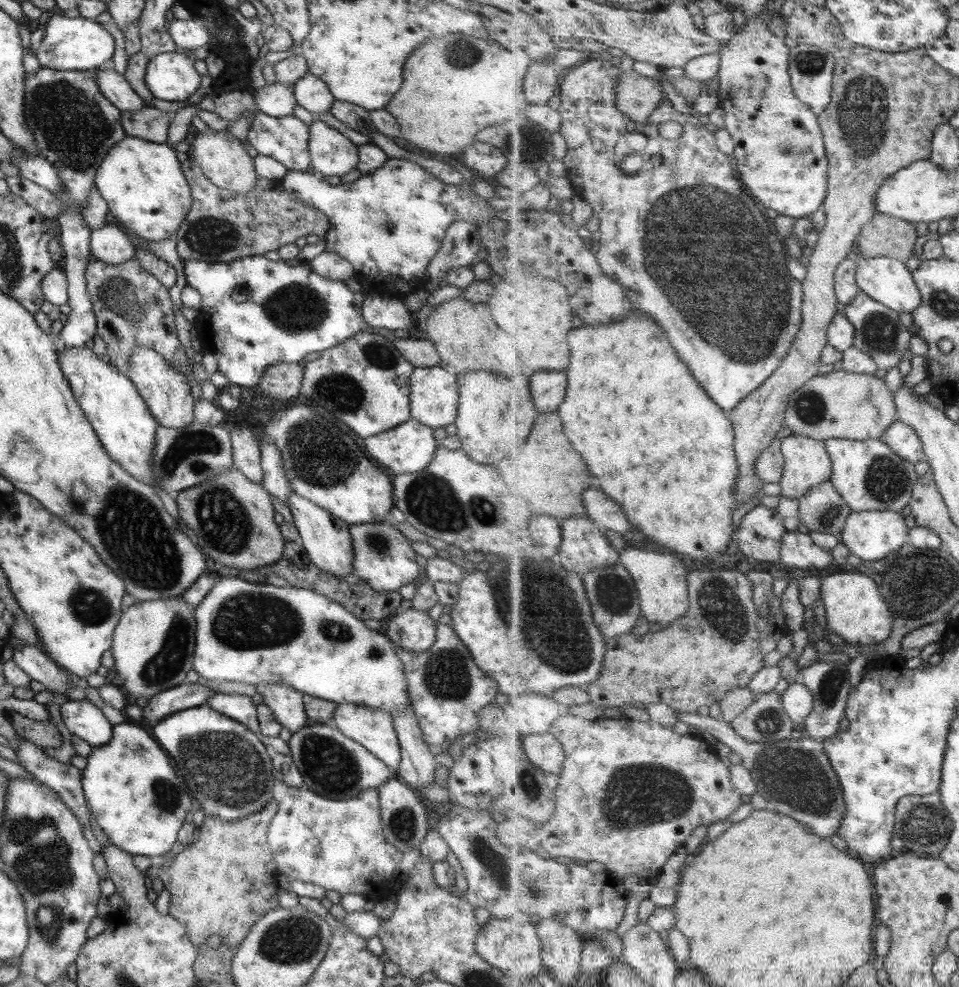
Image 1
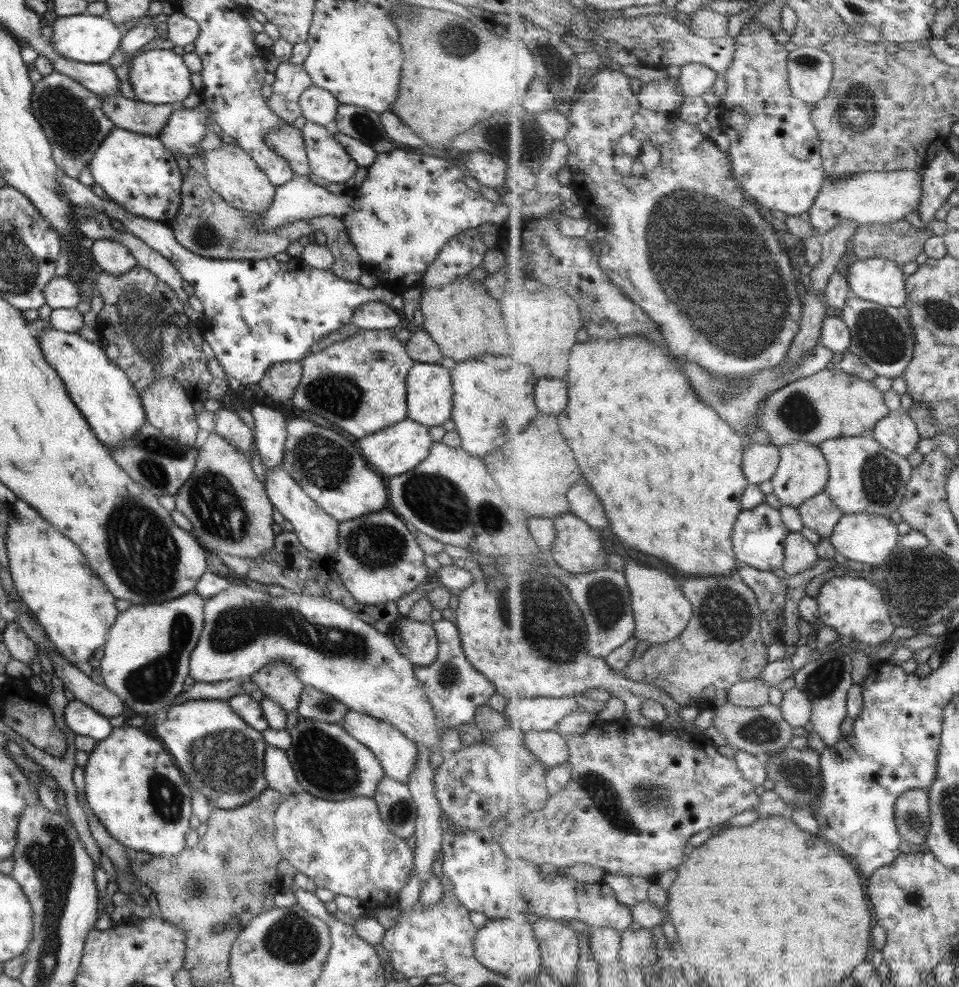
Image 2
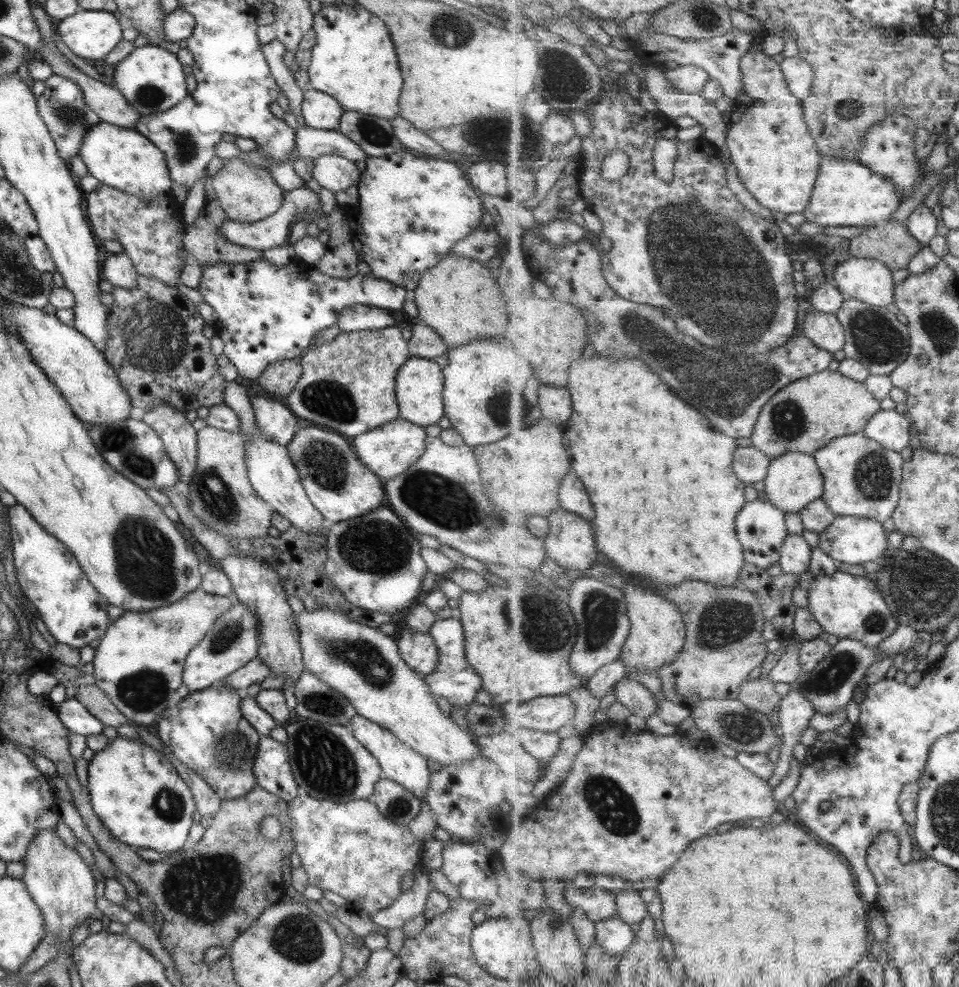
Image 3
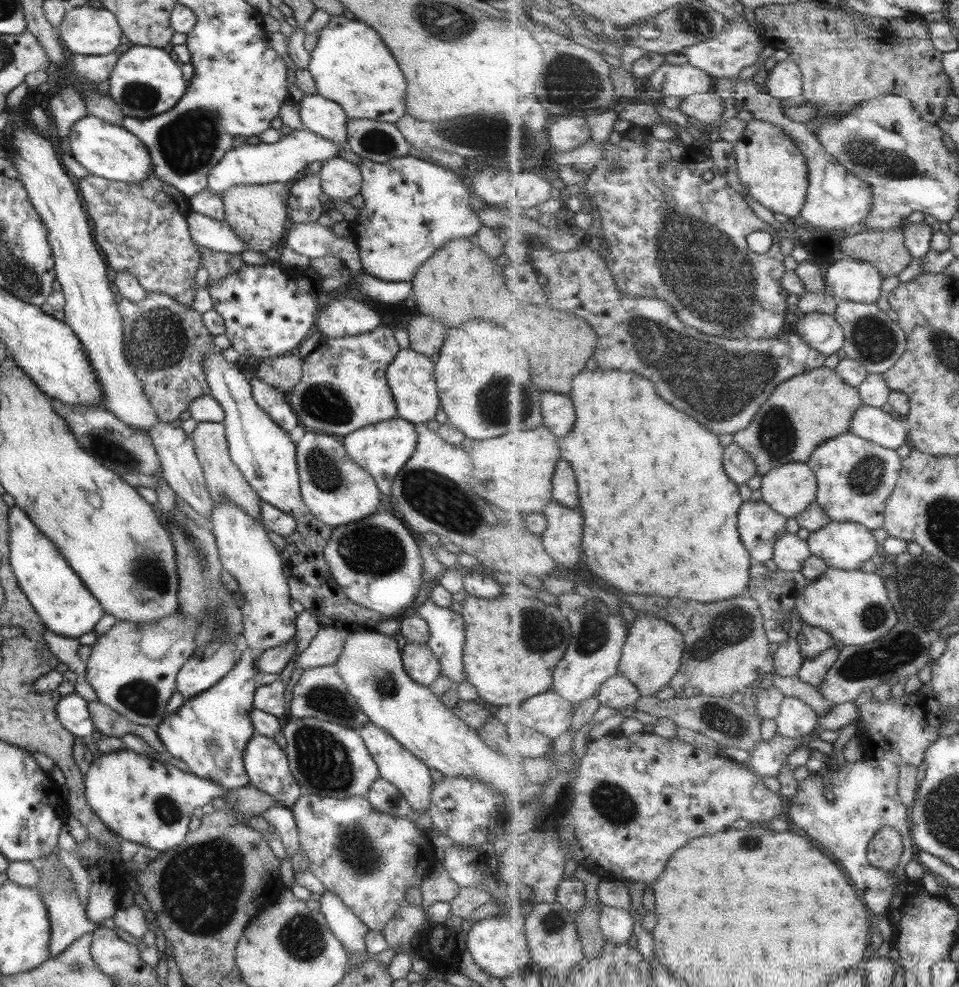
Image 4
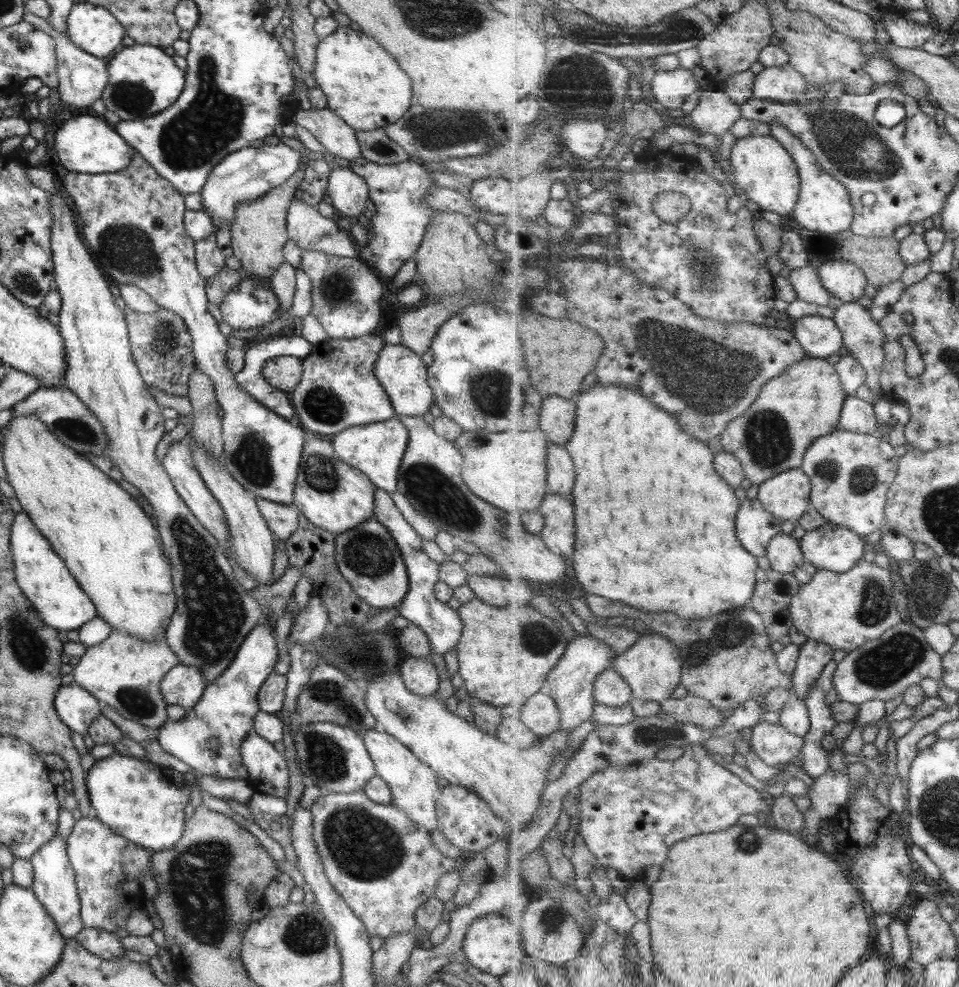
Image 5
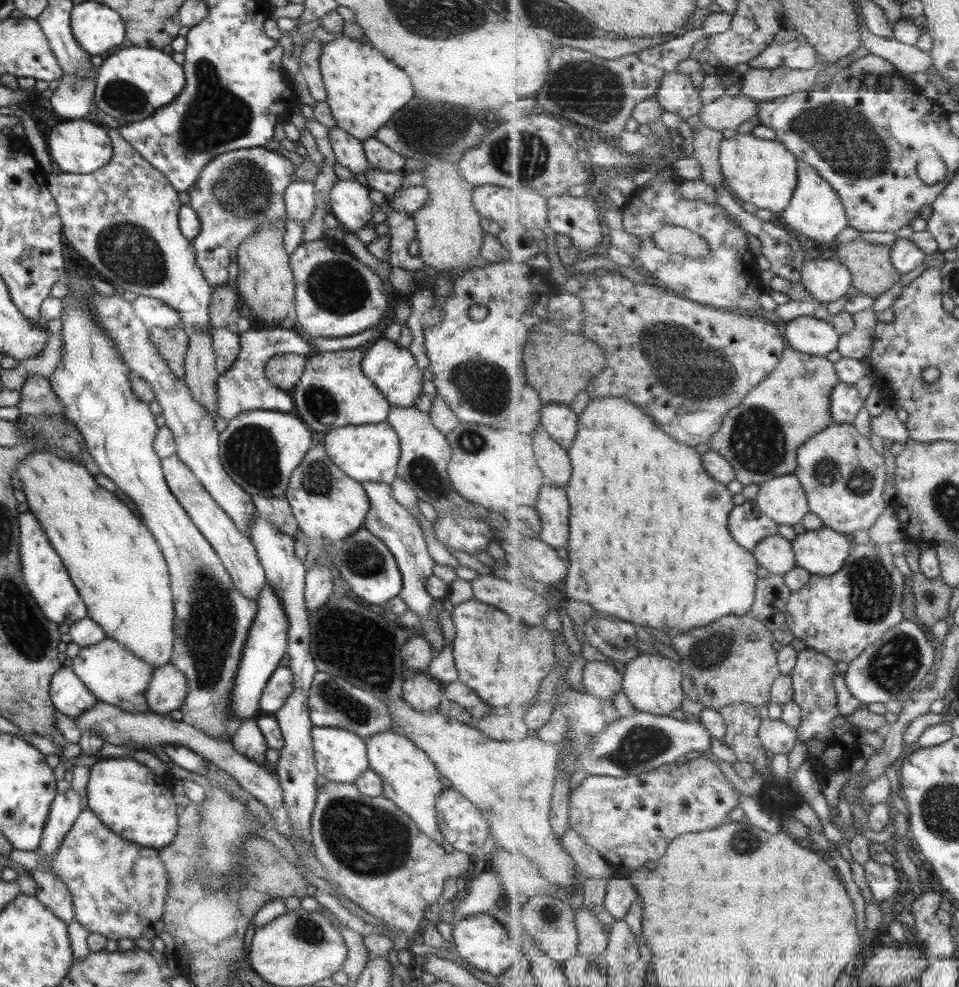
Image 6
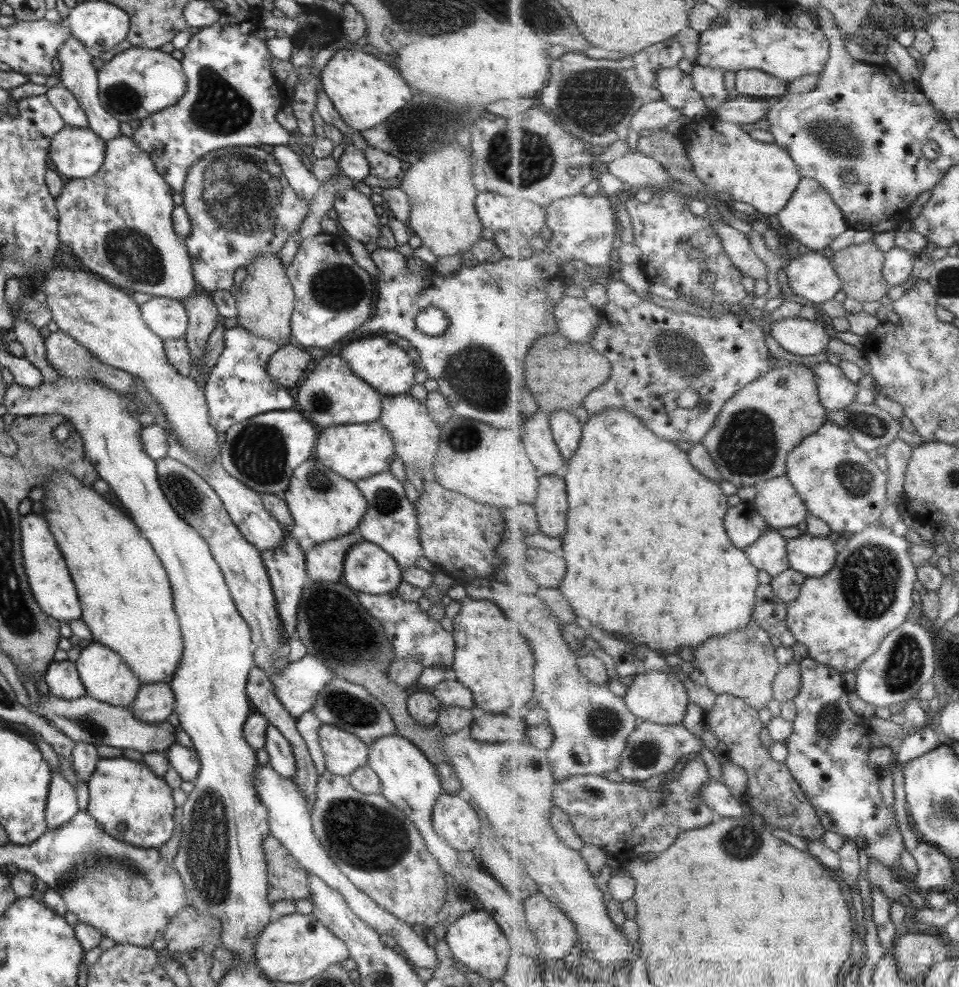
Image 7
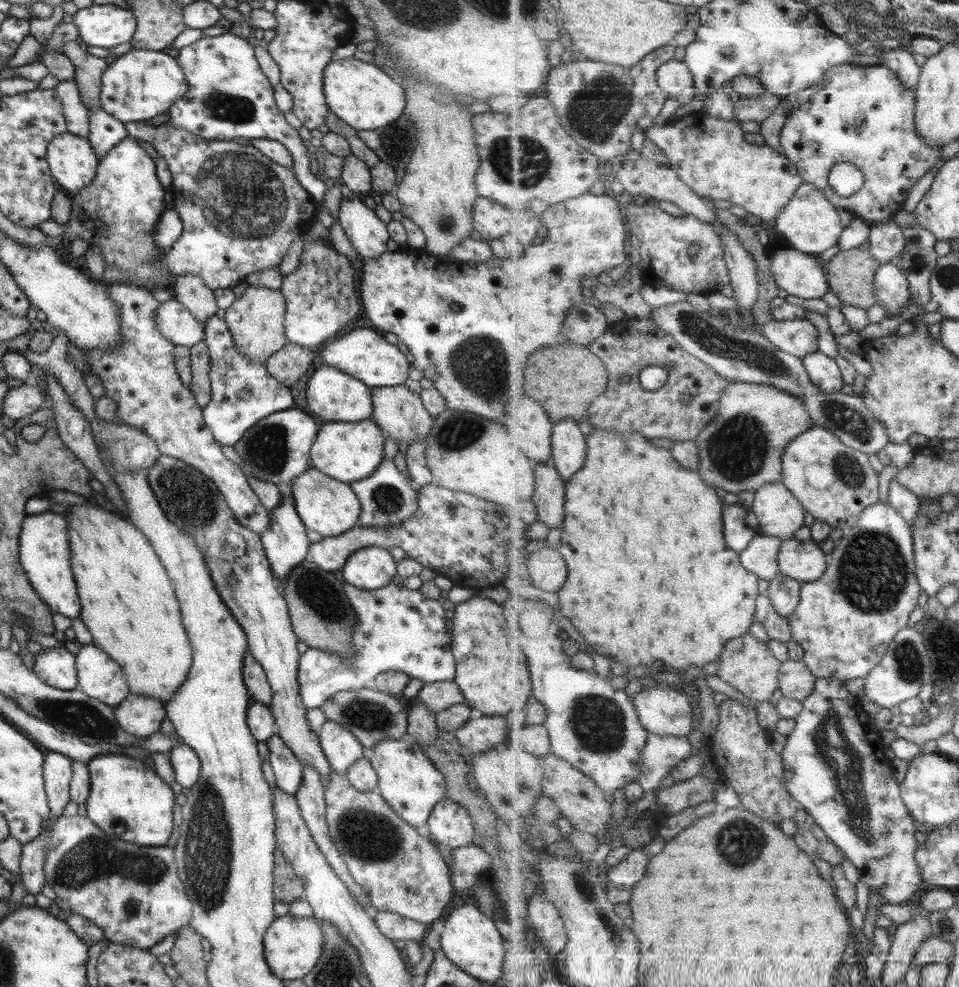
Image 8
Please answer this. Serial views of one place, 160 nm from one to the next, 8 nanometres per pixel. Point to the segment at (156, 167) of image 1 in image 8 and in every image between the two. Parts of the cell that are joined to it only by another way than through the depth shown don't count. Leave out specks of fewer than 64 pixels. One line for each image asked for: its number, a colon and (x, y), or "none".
2: (137, 172)
3: (121, 158)
4: (104, 149)
5: (86, 144)
6: (77, 146)
7: (77, 153)
8: (70, 159)

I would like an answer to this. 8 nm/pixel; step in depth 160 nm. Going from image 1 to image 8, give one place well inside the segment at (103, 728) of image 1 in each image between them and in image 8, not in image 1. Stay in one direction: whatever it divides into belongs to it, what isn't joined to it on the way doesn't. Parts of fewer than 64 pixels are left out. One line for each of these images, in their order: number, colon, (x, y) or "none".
2: (82, 720)
3: (73, 716)
4: (71, 710)
5: (76, 708)
6: (68, 694)
7: (61, 677)
8: (55, 666)

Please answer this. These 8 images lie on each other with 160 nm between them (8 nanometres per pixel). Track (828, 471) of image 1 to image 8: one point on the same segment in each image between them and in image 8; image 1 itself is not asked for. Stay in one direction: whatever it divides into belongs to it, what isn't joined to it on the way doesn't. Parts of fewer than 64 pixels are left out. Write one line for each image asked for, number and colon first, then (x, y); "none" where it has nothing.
2: (803, 473)
3: (794, 480)
4: (790, 489)
5: (787, 496)
6: (784, 499)
7: (778, 503)
8: (780, 513)

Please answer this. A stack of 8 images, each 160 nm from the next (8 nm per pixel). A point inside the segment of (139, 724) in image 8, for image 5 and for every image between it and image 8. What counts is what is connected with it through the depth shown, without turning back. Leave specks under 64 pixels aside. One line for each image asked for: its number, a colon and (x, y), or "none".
5: (181, 685)
6: (166, 689)
7: (152, 703)

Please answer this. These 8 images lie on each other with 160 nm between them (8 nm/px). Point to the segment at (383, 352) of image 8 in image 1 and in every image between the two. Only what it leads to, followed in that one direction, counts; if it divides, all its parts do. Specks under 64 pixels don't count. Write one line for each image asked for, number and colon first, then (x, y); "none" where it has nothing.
1: (433, 398)
2: (428, 402)
3: (418, 384)
4: (409, 376)
5: (402, 376)
6: (393, 371)
7: (387, 369)

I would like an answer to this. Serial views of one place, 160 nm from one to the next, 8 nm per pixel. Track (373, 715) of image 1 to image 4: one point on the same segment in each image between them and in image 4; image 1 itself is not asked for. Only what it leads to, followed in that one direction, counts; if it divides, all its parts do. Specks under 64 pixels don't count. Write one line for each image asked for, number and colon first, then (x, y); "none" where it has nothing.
2: (397, 756)
3: (397, 762)
4: (396, 765)

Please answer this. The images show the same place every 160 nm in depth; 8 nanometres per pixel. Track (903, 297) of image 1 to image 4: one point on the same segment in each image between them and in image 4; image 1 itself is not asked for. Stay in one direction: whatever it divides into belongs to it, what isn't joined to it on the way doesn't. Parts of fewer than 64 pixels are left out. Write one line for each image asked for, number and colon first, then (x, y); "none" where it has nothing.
2: (880, 280)
3: (869, 280)
4: (848, 278)

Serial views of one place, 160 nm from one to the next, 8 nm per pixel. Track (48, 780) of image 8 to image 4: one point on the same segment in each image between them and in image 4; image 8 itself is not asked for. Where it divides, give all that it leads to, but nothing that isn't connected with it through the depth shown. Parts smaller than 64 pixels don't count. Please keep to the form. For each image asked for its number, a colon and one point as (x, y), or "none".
4: (67, 920)
5: (53, 885)
6: (64, 807)
7: (60, 806)

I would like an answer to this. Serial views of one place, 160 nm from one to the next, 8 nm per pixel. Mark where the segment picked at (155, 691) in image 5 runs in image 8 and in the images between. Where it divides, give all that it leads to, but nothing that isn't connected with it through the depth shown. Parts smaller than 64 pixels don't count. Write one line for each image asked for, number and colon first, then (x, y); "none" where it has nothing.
6: (113, 675)
7: (104, 676)
8: (97, 675)

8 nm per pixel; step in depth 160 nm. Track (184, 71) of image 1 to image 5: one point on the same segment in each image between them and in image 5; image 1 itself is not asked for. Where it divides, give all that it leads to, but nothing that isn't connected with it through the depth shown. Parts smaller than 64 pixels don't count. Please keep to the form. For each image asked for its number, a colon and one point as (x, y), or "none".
2: (158, 76)
3: (150, 79)
4: (145, 81)
5: (142, 80)

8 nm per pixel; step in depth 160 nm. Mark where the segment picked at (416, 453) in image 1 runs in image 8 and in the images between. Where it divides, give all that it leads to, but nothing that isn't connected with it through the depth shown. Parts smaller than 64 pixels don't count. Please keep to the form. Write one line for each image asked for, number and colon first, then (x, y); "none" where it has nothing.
2: (393, 450)
3: (387, 451)
4: (381, 449)
5: (375, 450)
6: (369, 453)
7: (353, 451)
8: (347, 453)

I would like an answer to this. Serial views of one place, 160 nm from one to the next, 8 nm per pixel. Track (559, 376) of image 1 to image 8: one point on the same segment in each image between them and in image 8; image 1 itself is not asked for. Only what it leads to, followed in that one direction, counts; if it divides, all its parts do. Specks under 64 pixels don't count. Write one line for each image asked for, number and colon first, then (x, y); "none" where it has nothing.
2: (552, 395)
3: (556, 405)
4: (559, 413)
5: (558, 418)
6: (559, 420)
7: (568, 432)
8: (570, 449)

